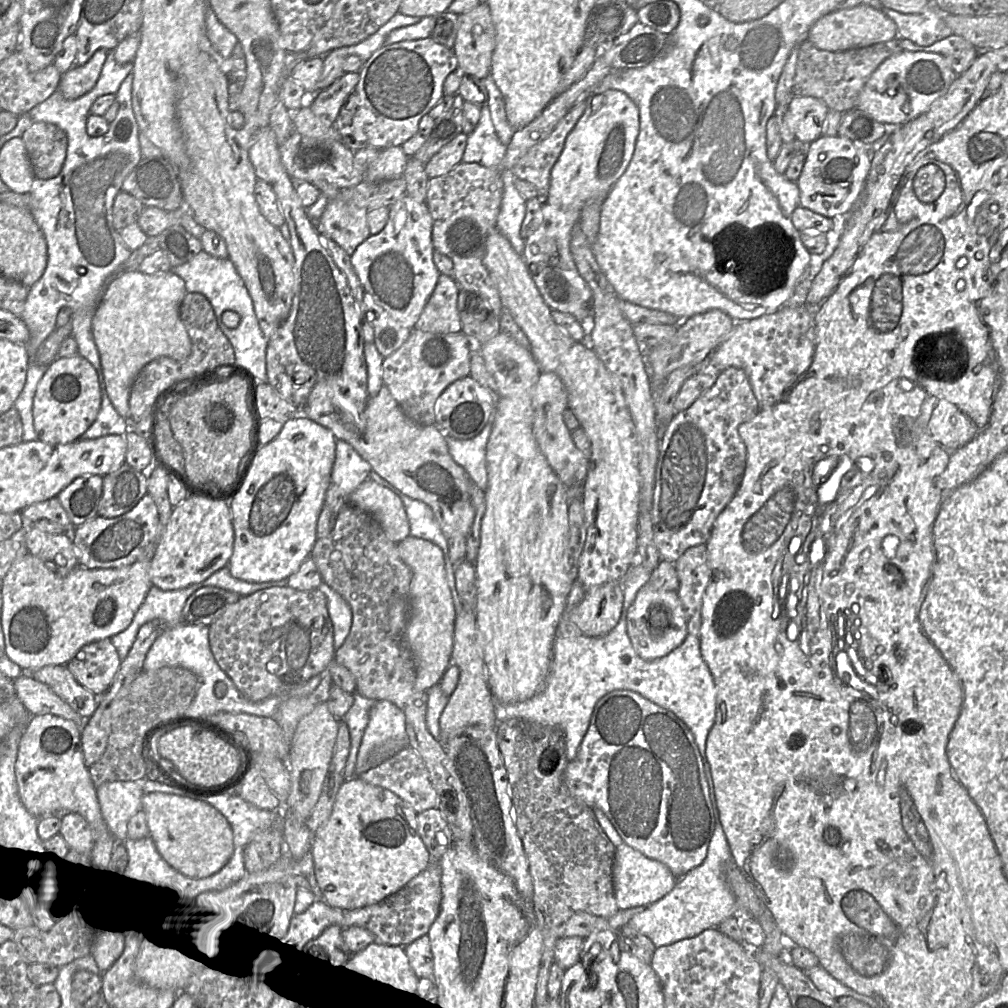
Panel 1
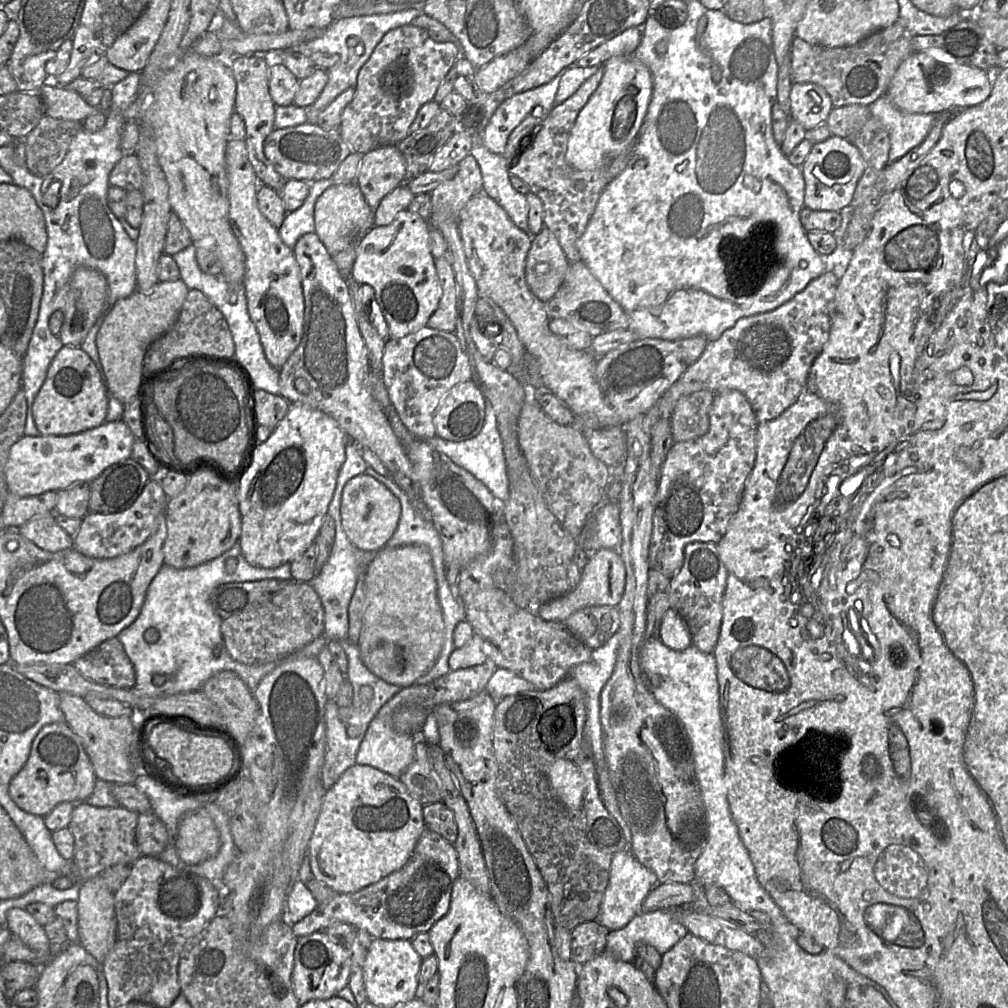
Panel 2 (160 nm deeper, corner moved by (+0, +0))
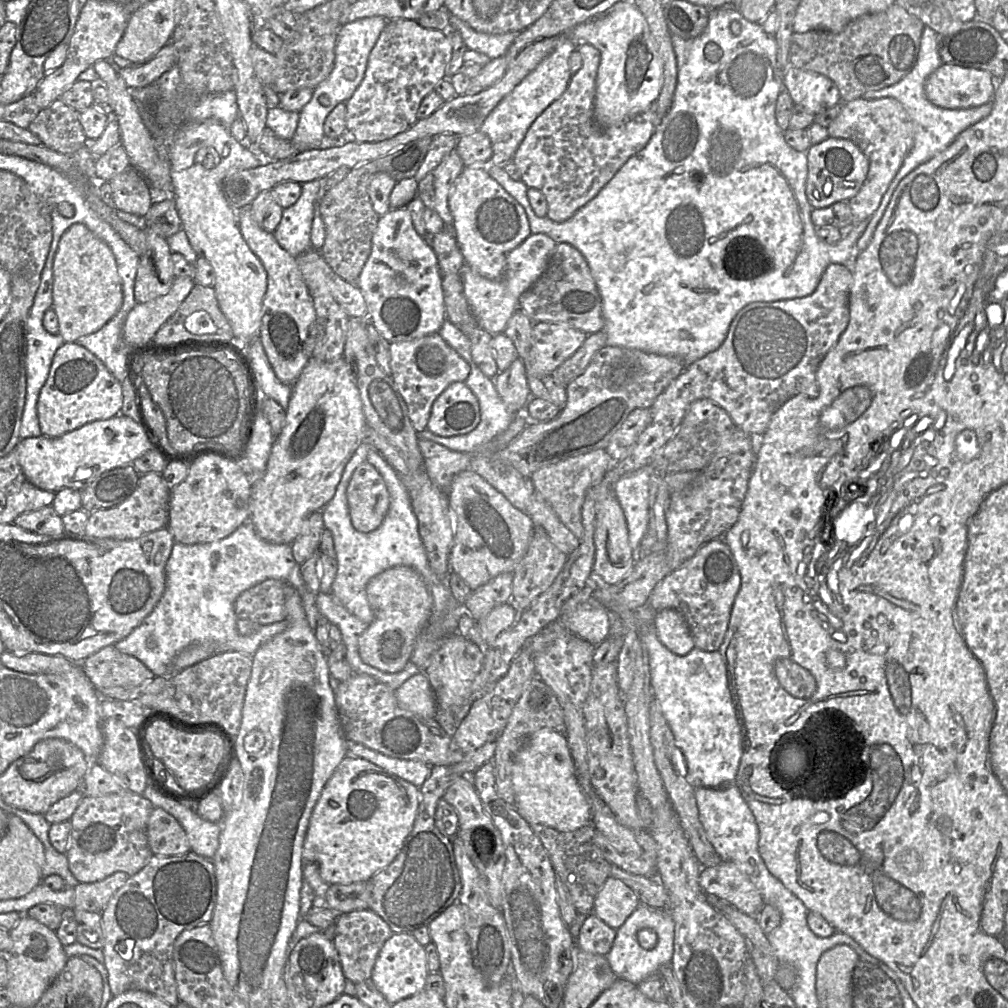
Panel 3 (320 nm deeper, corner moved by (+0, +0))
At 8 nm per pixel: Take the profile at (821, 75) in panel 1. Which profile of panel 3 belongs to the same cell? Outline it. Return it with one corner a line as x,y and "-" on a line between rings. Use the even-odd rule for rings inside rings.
896,2
884,11
854,19
840,33
825,30
794,33
790,44
790,65
828,77
837,86
841,102
852,101
862,98
867,92
895,84
910,72
918,57
924,26
920,19

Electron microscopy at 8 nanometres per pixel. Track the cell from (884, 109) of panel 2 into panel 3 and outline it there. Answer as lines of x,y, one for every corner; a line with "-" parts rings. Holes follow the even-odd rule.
924,26
918,57
910,72
907,73
897,83
880,90
867,92
863,96
866,100
880,99
885,97
897,99
904,106
905,110
914,123
914,145
906,155
895,178
890,183
878,209
869,218
867,228
858,239
856,245
856,256
869,245
877,225
879,224
889,204
889,201
891,200
893,192
901,180
919,165
945,150
966,128
986,118
993,108
993,101
973,108
947,109
938,107
928,100
924,89
925,81
930,74
932,74
939,66
943,64
938,52
939,40
940,35
938,35
932,28

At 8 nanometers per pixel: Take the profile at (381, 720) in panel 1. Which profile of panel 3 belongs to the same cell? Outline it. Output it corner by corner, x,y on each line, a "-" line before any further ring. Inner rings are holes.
350,743
349,753
347,757
365,759
387,773
397,776
417,788
420,788
431,774
432,767
421,761
388,757
362,744

